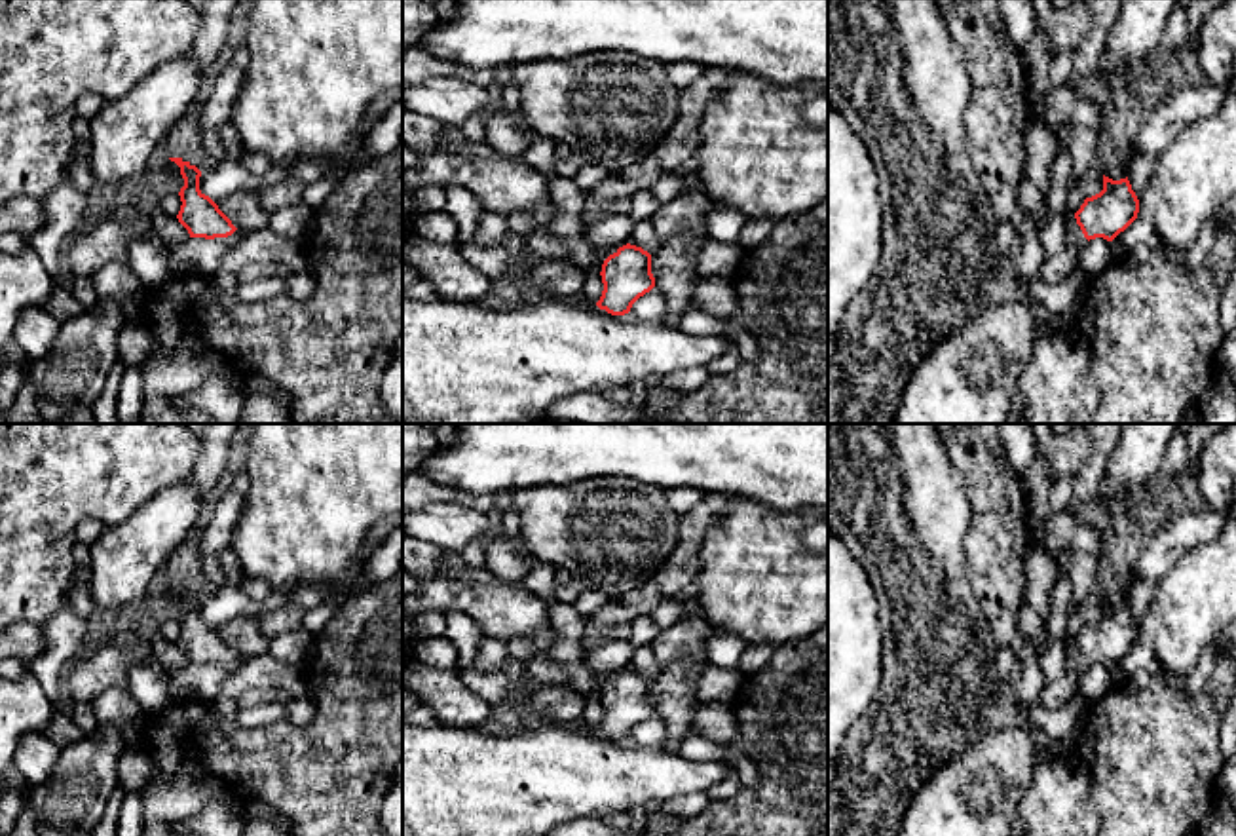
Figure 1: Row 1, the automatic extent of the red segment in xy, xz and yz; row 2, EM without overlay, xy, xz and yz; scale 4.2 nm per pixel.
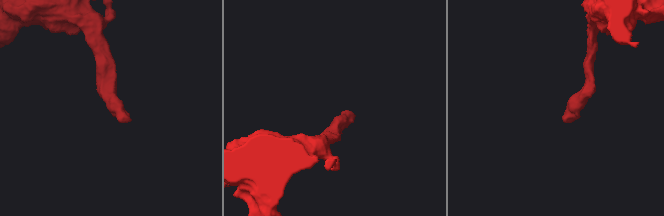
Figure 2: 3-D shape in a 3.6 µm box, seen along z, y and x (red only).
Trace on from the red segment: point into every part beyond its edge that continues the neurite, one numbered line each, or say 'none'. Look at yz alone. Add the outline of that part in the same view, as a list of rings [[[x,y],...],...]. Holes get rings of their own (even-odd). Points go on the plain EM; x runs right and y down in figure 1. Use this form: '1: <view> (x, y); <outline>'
1: yz (1058, 692); [[[1071,640],[1061,674],[1046,684],[1040,694],[1040,705],[1046,709],[1061,709],[1075,694],[1078,694],[1078,686],[1086,671],[1088,665],[1077,650],[1075,640]]]

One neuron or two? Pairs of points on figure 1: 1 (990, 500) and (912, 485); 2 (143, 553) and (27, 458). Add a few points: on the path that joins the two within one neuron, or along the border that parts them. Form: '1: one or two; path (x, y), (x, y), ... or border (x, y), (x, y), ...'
1: two; border (950, 455), (971, 506), (967, 542)
2: two; border (147, 502), (126, 519), (107, 525)

